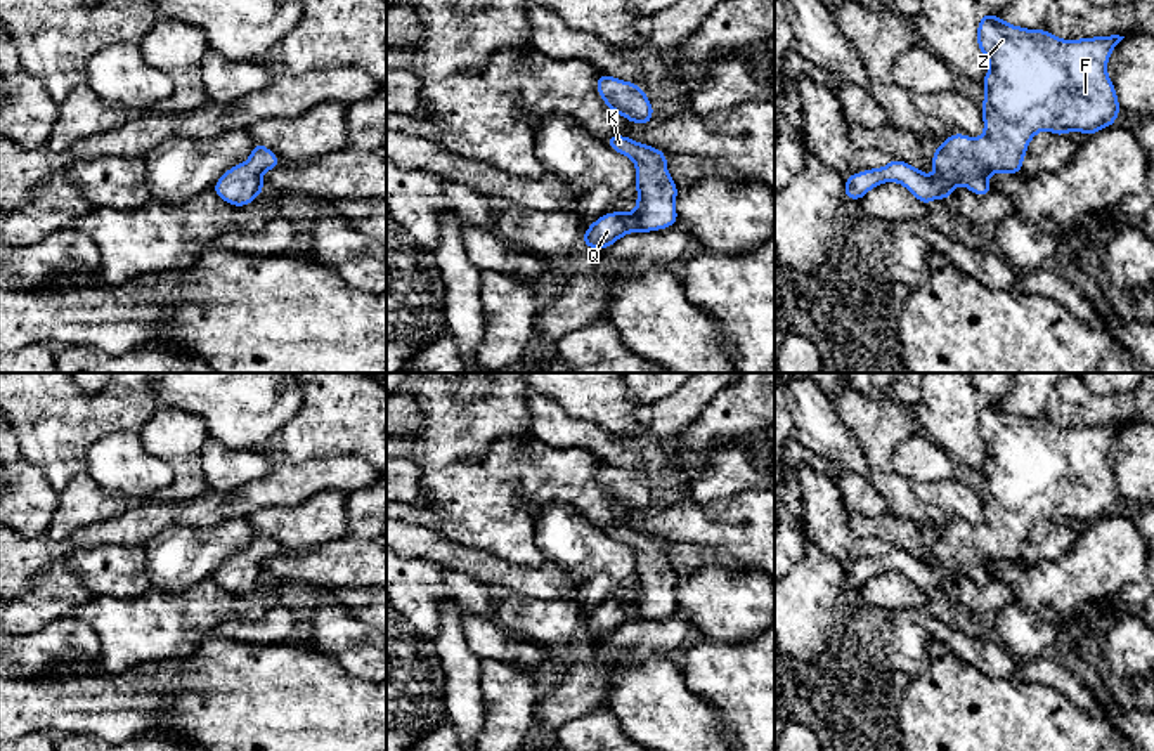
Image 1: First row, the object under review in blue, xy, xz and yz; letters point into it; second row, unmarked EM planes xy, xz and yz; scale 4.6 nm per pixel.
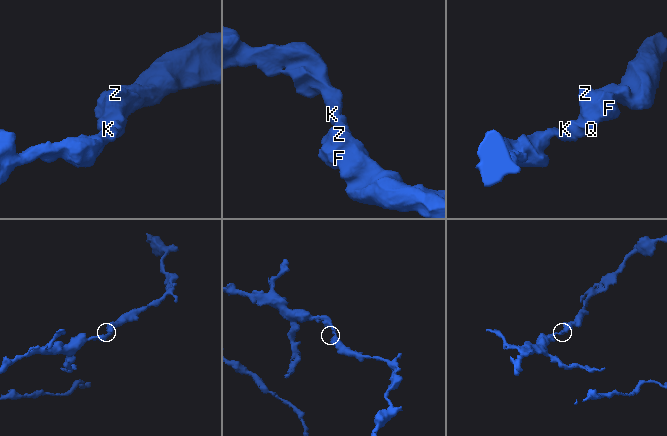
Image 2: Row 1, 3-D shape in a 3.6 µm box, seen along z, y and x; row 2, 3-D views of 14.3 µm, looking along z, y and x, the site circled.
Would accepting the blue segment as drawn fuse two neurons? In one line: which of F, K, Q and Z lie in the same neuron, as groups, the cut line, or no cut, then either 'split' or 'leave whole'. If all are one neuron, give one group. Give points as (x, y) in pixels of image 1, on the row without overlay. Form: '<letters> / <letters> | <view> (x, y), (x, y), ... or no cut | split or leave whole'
F K Q Z | no cut | leave whole

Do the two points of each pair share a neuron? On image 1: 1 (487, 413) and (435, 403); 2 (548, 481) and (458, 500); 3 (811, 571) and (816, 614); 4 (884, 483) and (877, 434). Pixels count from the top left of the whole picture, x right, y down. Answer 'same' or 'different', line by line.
1: same
2: same
3: same
4: same

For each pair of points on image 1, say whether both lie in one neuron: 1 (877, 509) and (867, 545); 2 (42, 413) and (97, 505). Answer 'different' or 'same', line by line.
1: different
2: different

